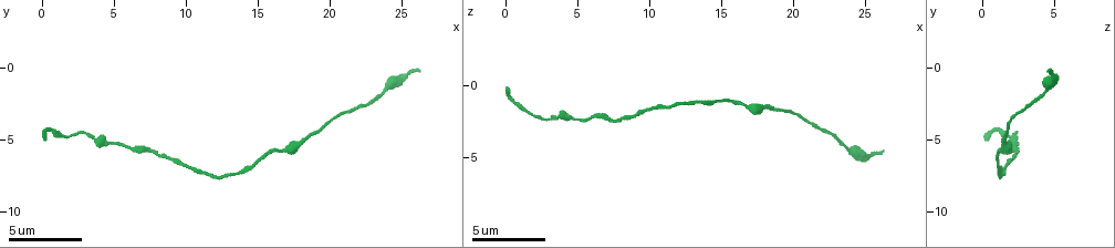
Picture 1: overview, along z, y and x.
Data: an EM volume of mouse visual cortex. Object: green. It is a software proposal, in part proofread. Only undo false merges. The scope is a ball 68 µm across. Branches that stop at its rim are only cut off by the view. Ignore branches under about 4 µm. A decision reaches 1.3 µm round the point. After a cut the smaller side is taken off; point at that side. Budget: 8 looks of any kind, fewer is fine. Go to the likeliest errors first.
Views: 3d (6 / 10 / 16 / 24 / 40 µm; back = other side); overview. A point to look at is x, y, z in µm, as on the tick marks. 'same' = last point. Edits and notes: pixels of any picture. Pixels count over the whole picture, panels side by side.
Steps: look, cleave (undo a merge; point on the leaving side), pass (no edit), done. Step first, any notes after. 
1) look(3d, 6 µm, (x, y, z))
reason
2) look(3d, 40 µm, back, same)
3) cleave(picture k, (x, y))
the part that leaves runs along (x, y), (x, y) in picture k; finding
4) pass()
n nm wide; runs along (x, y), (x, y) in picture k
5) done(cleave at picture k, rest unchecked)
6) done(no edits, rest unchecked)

look(3d, 10 µm, (13.8, 7.2, 1.4))

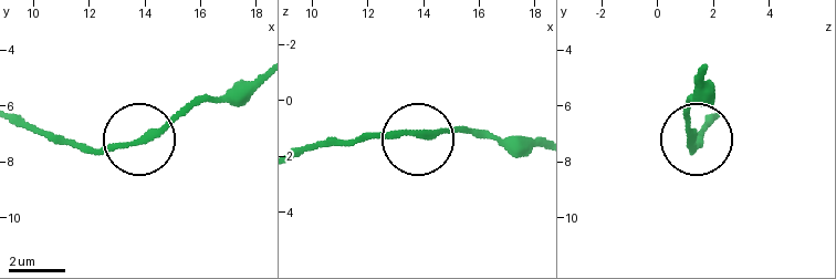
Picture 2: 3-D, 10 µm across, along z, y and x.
look(3d, 6 µm, (13.8, 7.2, 1.2))

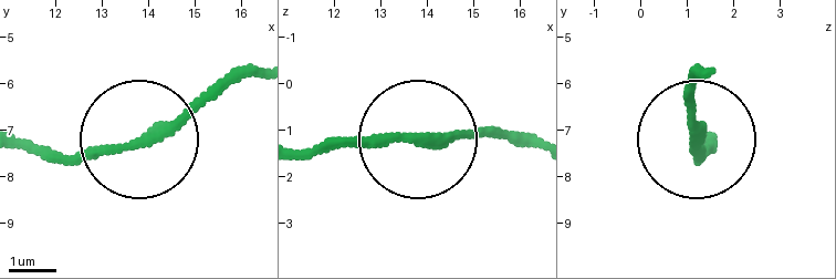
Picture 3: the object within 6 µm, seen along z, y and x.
pass()
runs along (413, 135), (437, 143), (504, 131) in picture 3; continuous, no second neuron

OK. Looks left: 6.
look(3d, 16 µm, (18.6, 4.8, 1.4))
thick turns thin

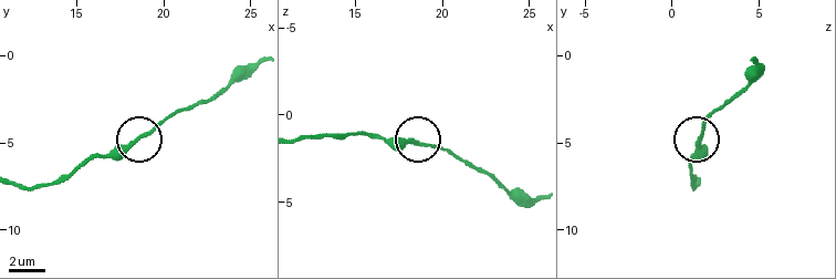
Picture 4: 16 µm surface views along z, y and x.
pass()
230 nm wide; runs along (690, 181), (695, 146), (708, 115) in picture 4; continuous, no second neuron

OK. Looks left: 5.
look(3d, 10 µm, (23.4, 1.8, 4.2))
thick turns thin

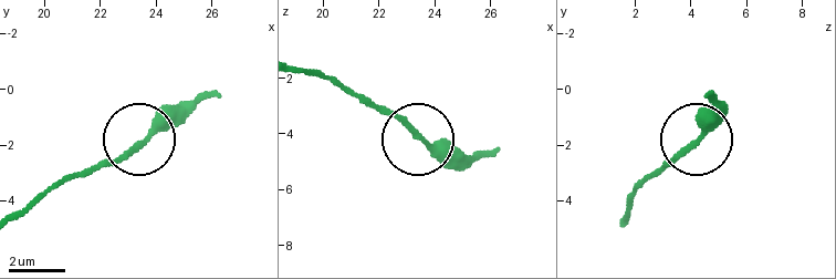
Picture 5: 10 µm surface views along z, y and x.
pass()
runs along (296, 72), (325, 74), (426, 138), (480, 157) in picture 5; one neuron here

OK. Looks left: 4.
look(3d, 6 µm, (5.8, 5.4, 2.2))
narrows sharply

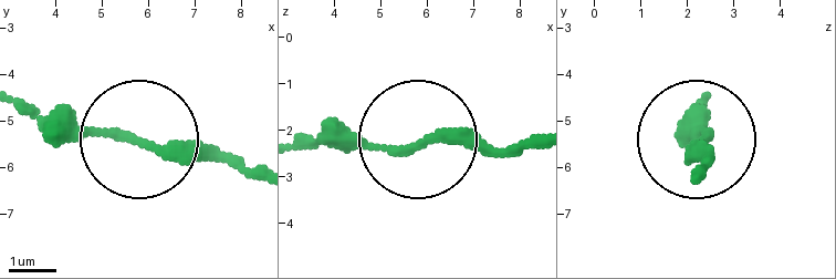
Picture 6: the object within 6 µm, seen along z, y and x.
pass()
runs along (255, 177), (185, 150), (65, 137), (22, 114) in picture 6; all the same neuron

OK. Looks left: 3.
done(no edits, rest unchecked)

